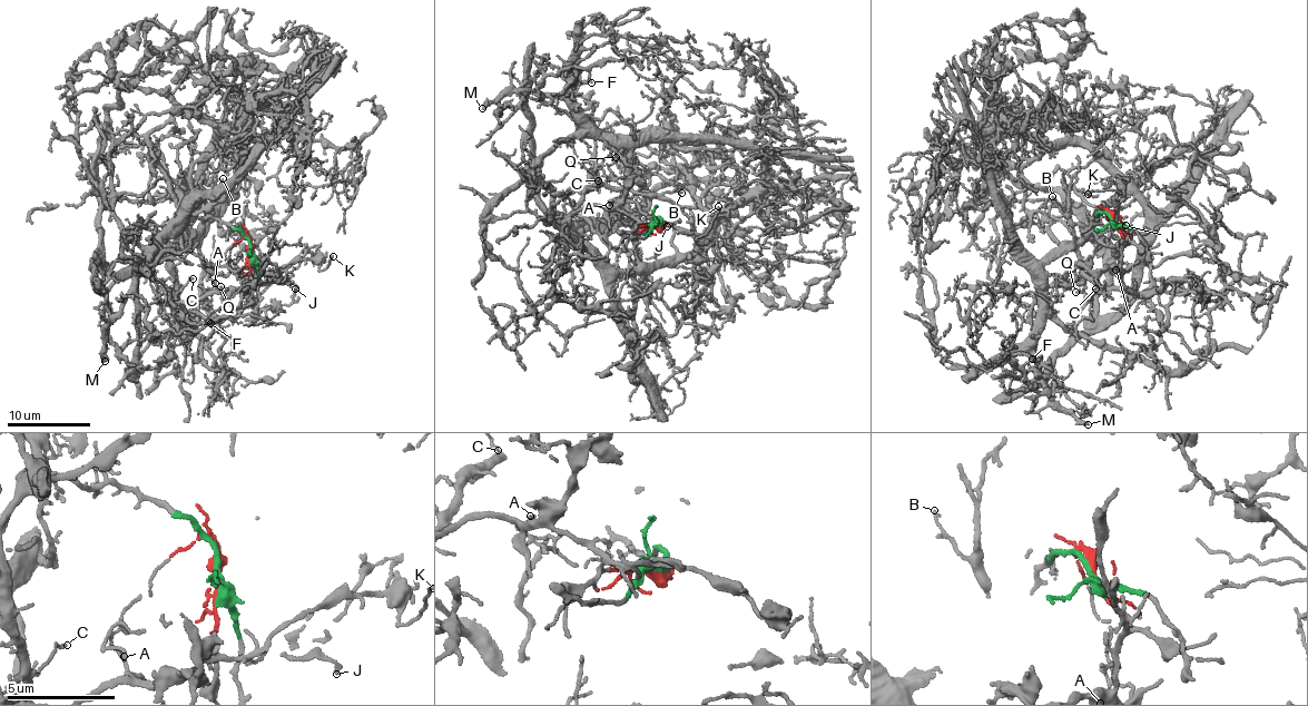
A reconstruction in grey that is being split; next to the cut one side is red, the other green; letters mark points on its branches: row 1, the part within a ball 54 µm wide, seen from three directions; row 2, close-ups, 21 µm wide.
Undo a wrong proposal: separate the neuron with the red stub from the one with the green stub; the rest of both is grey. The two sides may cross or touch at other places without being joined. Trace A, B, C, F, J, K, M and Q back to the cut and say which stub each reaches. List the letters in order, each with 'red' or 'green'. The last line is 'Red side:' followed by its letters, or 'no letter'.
A: red
B: green
C: green
F: green
J: red
K: red
M: green
Q: red
Red side: A, J, K, Q

